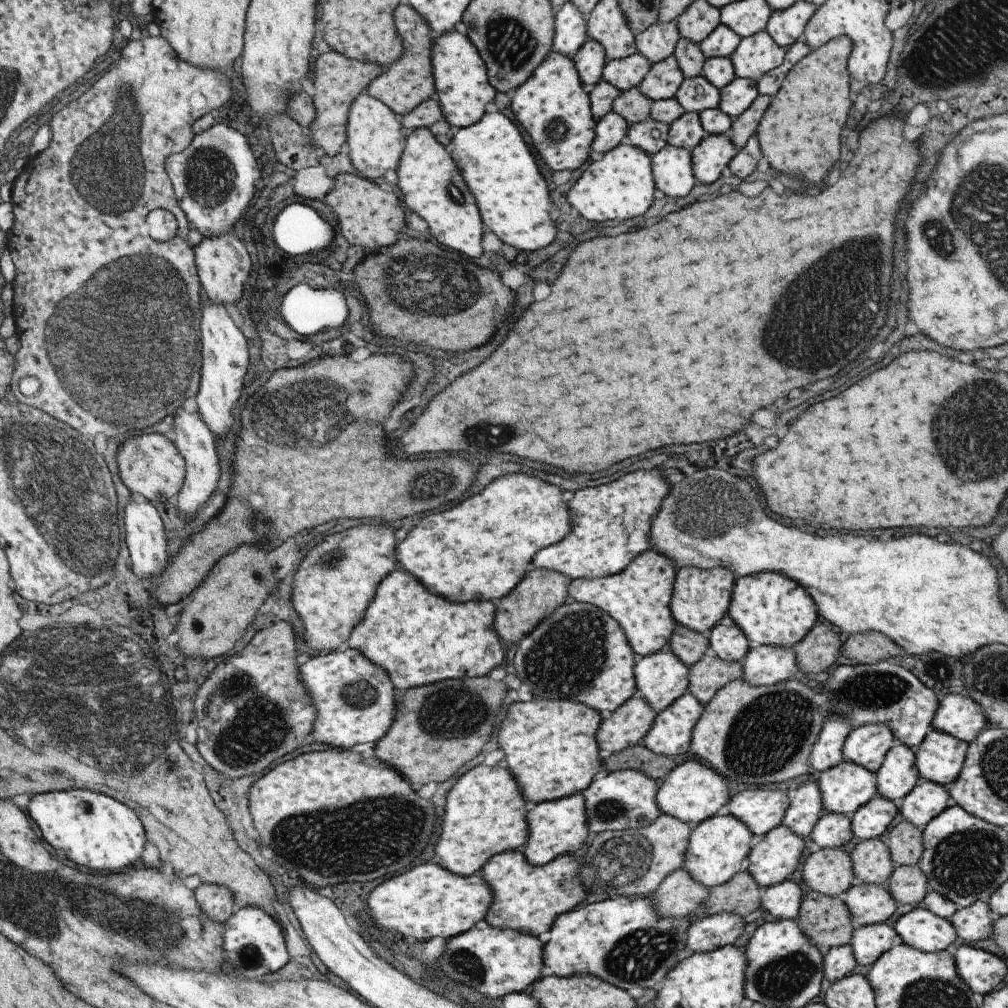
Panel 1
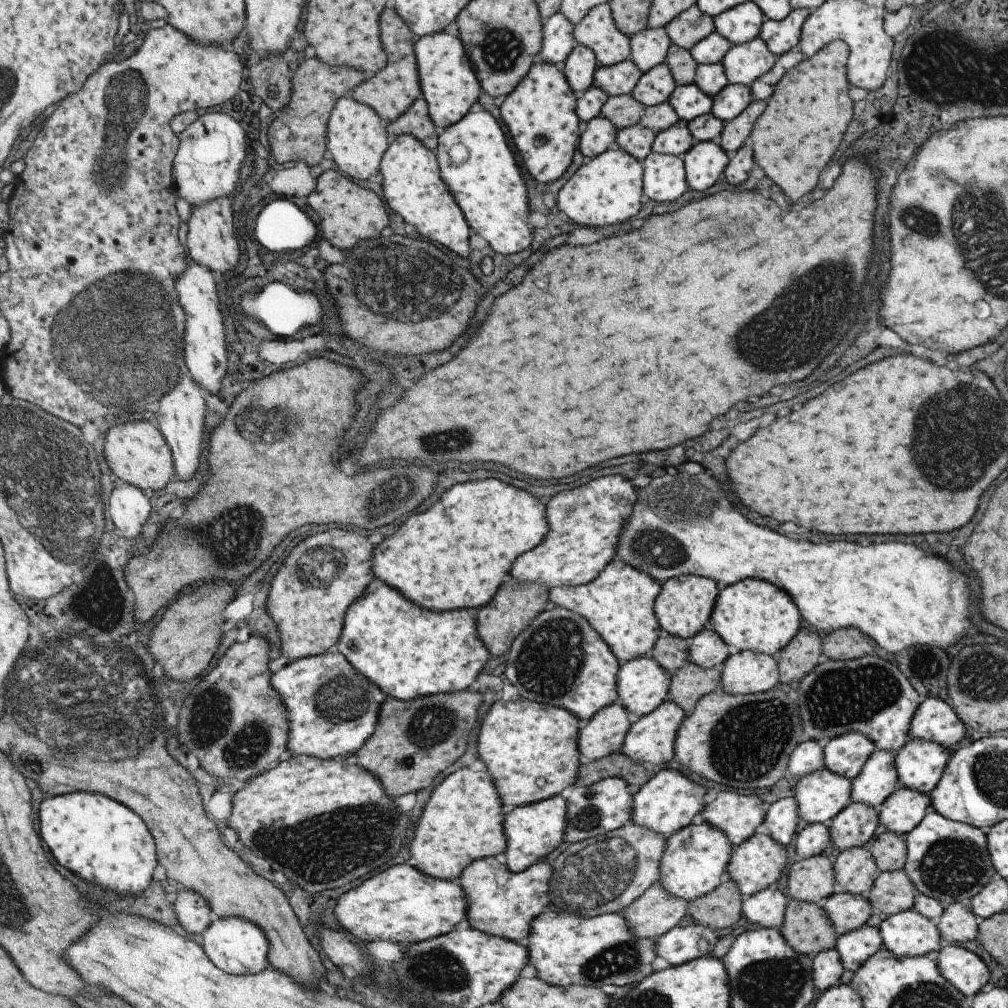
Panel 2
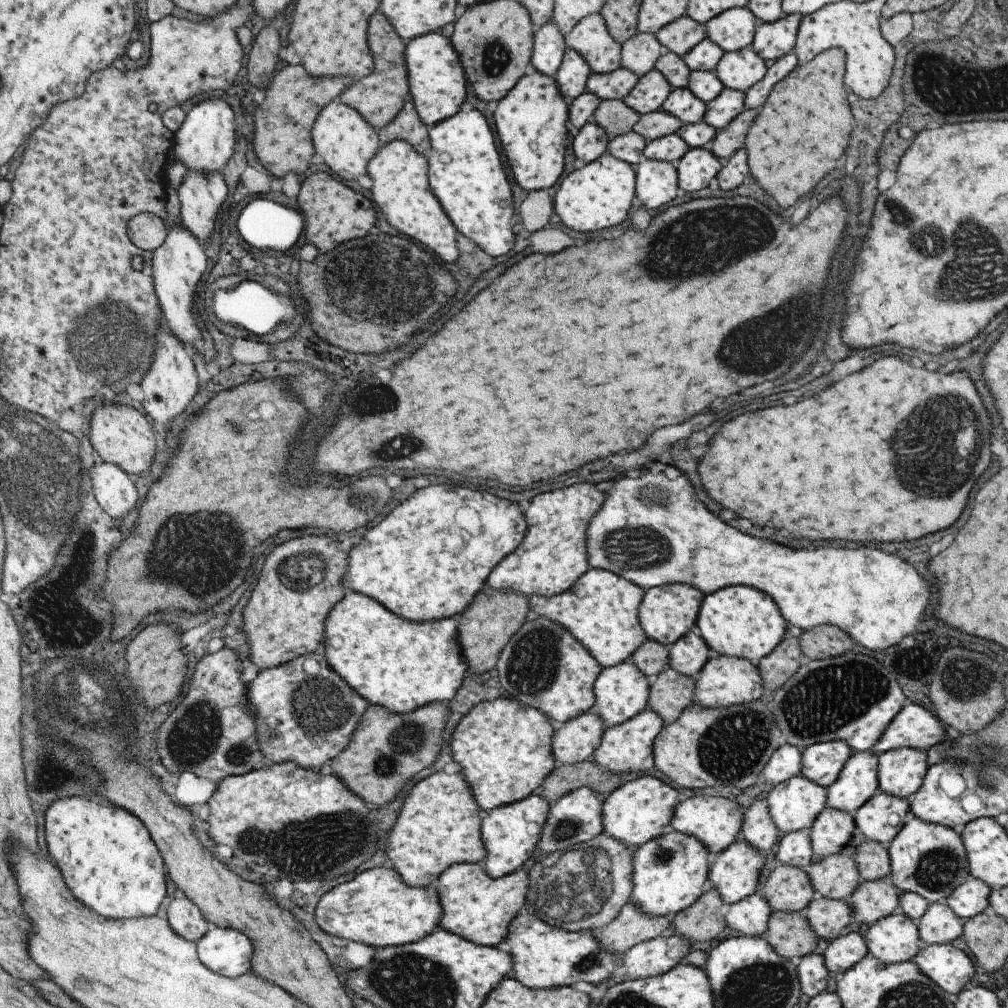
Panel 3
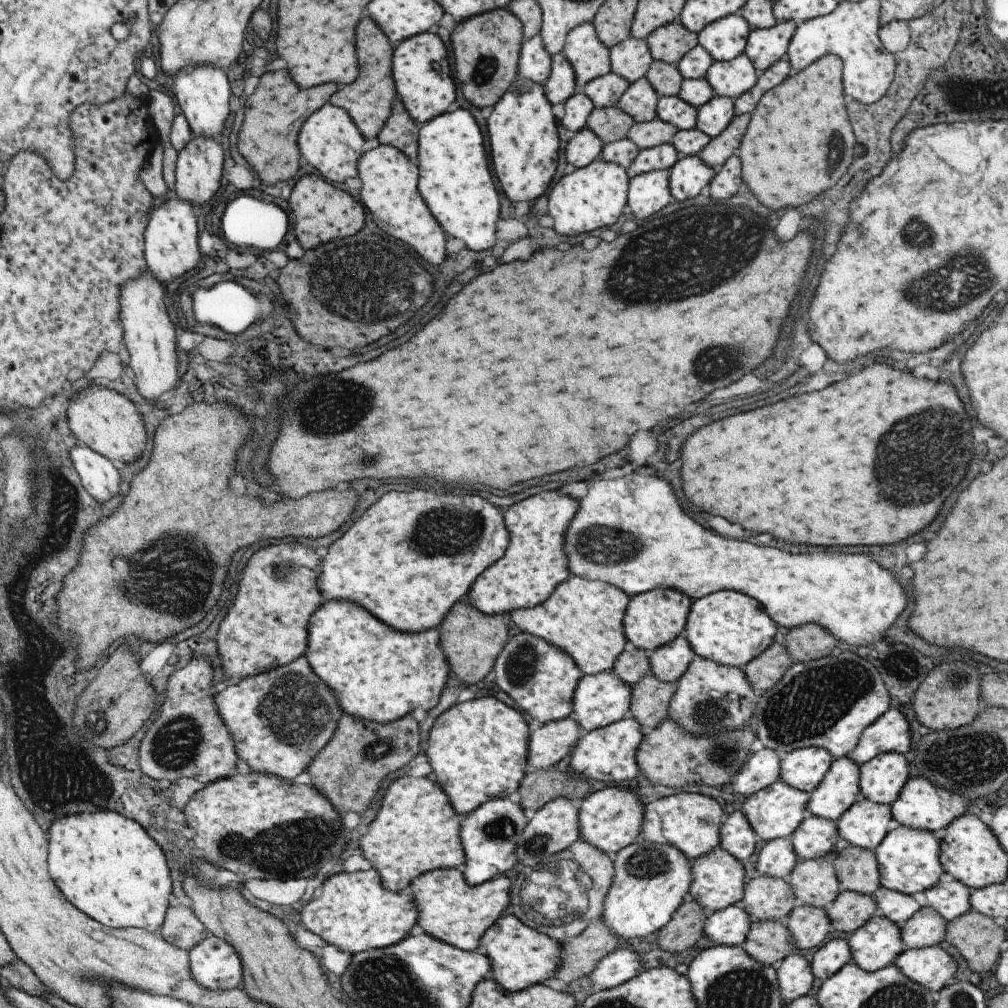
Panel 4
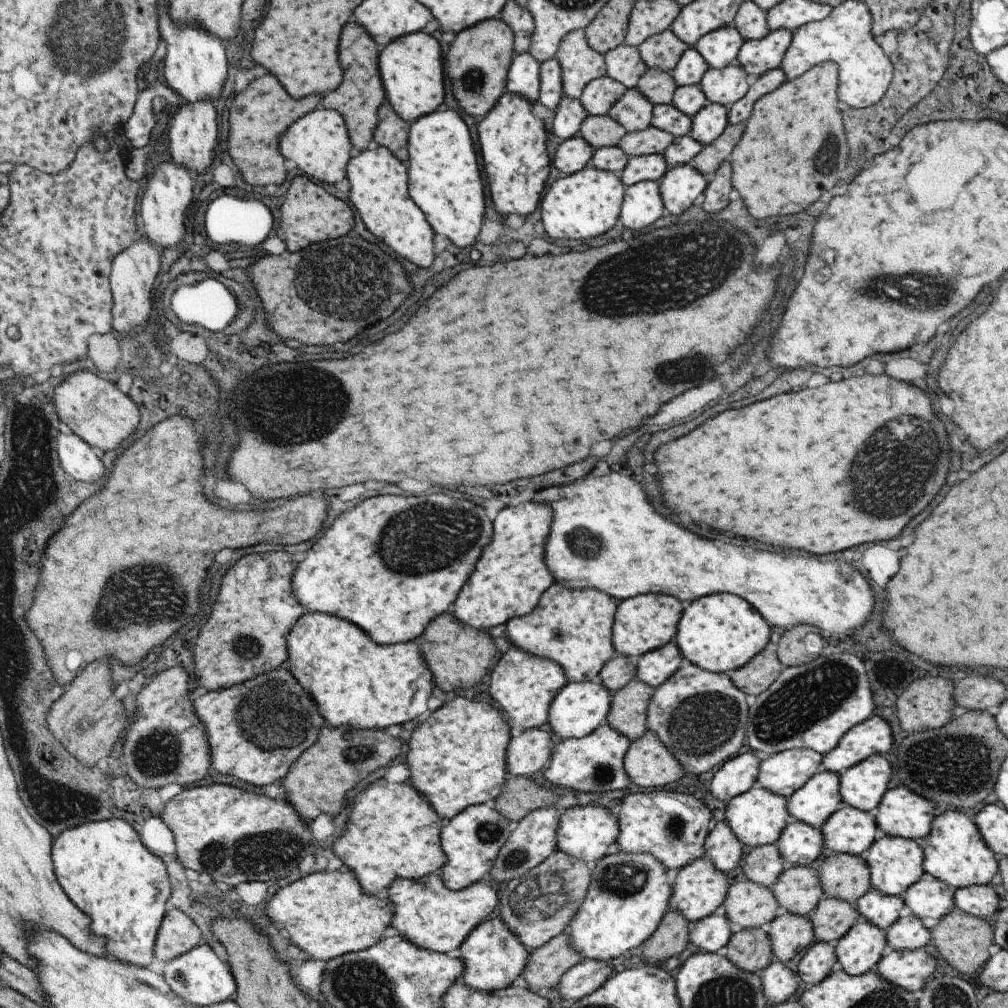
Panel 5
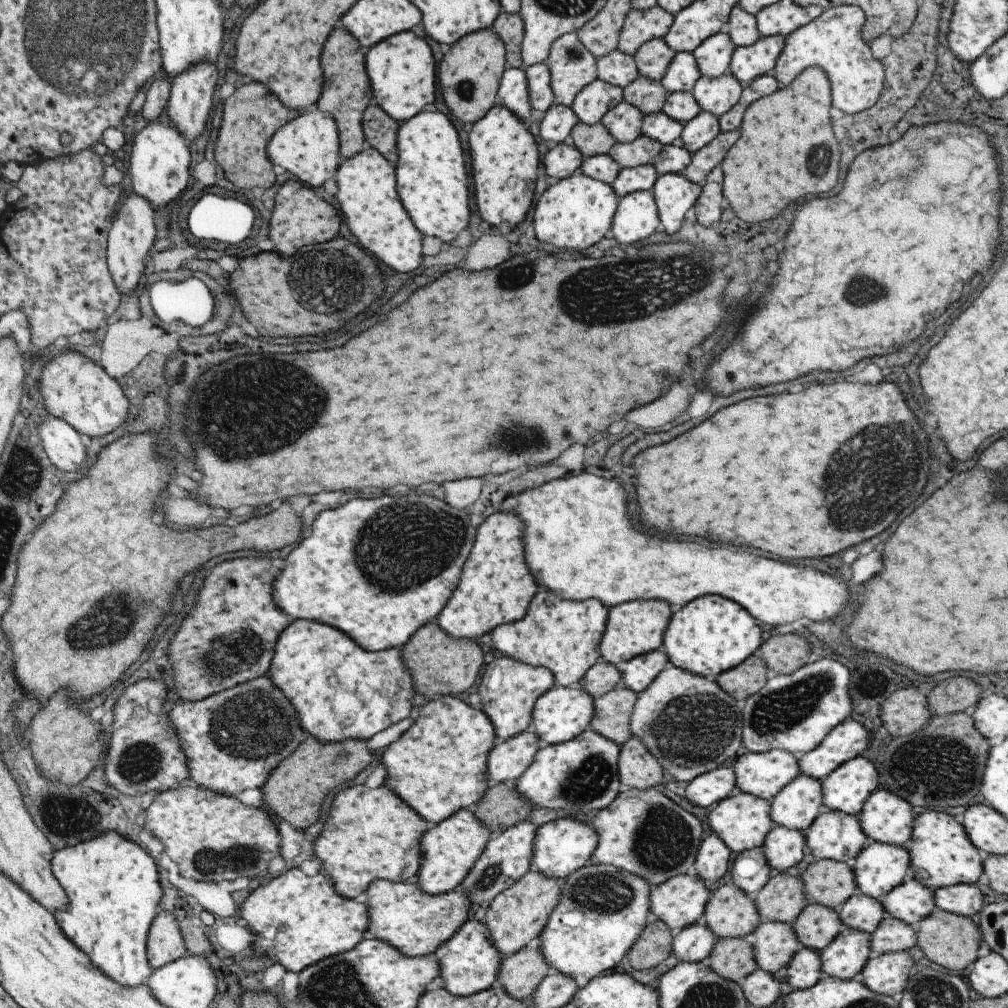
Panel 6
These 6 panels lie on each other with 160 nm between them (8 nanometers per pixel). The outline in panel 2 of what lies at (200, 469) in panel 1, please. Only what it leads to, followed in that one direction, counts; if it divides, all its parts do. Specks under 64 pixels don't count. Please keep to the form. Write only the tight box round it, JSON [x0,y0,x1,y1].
[156,376,203,482]

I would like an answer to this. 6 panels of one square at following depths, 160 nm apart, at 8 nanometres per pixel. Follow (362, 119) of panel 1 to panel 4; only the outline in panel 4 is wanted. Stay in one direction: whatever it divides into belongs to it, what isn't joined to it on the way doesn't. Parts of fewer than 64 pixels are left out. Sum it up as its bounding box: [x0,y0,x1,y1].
[296,102,368,182]

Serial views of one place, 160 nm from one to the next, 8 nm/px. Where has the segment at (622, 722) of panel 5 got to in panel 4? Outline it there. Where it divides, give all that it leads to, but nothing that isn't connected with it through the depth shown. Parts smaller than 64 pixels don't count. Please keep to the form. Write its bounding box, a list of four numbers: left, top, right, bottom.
[628,674,676,731]

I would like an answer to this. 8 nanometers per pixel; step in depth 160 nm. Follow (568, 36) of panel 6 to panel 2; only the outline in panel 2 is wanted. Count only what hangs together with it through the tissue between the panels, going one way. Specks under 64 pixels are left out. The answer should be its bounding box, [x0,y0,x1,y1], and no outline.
[573,3,630,66]

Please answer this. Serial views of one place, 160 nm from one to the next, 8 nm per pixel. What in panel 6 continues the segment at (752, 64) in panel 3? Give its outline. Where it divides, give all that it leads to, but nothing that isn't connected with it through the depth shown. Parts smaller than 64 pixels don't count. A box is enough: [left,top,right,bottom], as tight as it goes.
[690,72,742,117]

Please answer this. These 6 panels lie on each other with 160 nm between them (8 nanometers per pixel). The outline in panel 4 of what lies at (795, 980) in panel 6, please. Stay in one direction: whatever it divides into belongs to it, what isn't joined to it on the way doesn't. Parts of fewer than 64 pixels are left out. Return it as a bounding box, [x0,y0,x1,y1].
[810,937,851,980]

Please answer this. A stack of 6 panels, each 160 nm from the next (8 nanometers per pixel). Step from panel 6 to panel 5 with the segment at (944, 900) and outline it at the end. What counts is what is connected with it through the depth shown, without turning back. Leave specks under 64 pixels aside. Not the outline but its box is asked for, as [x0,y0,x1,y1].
[953,885,1000,920]

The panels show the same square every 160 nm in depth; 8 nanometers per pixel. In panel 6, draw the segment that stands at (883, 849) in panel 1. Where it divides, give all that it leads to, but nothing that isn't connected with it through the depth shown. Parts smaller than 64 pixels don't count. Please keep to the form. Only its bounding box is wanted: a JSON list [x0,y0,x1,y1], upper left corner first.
[752,871,809,924]

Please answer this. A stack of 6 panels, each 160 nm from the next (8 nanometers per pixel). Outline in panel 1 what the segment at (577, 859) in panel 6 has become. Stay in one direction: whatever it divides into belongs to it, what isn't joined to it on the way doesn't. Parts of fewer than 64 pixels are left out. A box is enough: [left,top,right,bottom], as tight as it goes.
[653,760,729,829]

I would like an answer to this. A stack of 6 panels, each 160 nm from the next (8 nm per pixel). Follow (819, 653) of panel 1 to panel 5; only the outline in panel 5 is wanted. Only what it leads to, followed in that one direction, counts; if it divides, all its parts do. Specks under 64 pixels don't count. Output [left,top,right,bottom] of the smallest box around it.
[727,648,782,695]

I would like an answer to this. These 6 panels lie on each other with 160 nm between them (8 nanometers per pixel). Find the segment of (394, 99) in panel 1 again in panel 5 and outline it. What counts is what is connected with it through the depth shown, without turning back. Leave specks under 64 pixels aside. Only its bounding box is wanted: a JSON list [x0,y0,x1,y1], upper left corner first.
[319,22,385,152]

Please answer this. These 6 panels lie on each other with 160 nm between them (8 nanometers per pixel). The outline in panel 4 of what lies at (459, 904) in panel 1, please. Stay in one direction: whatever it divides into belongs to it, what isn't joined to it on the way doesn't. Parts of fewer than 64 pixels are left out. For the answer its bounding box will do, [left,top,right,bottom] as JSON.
[298,868,418,955]

